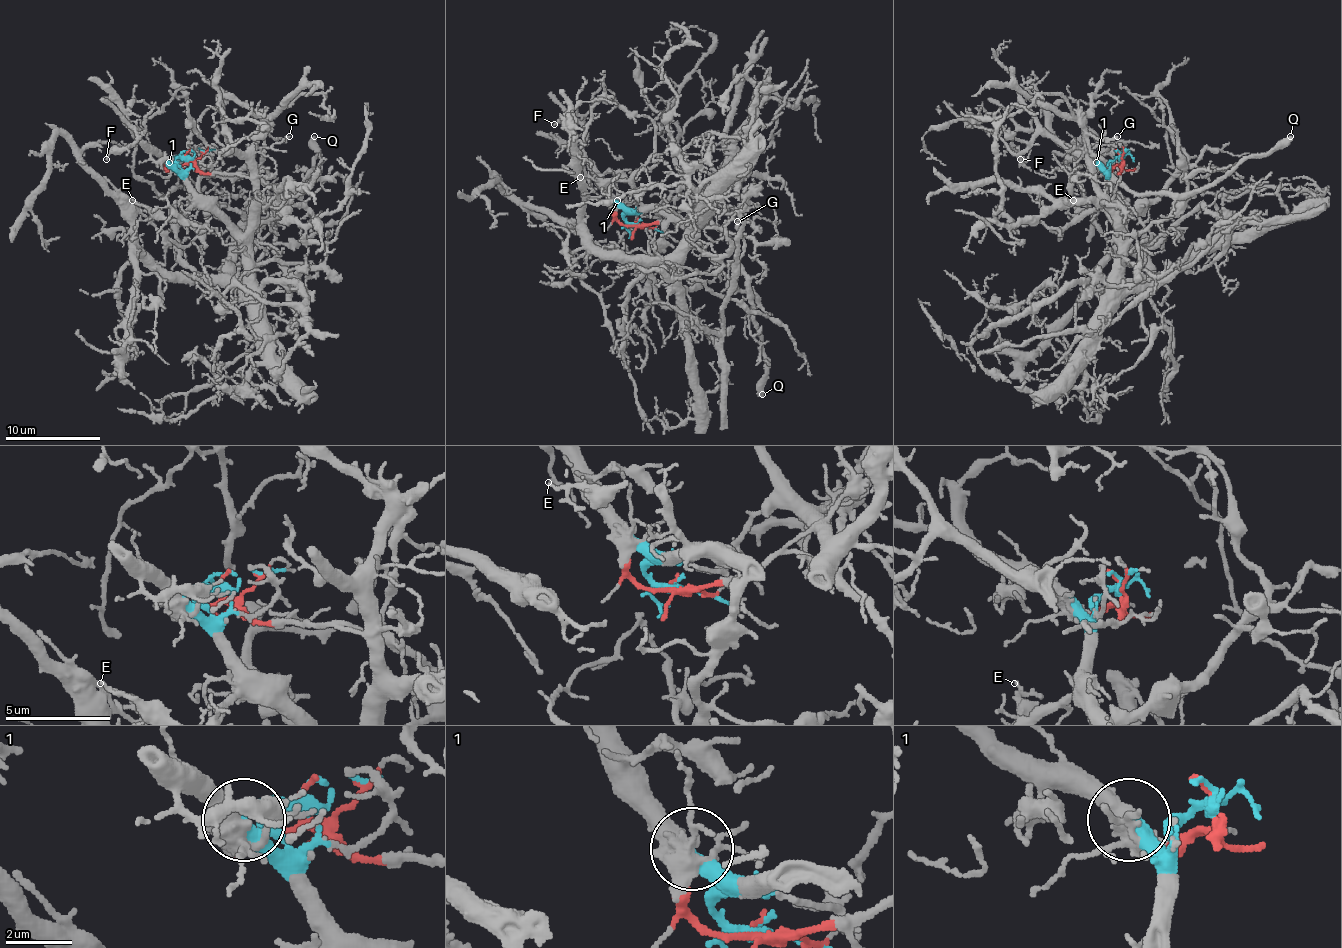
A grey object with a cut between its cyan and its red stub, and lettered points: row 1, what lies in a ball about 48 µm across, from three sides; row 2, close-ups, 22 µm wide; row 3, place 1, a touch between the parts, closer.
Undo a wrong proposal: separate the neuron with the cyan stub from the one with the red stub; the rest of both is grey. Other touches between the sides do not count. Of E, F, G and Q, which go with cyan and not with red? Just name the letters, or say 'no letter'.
E, F

